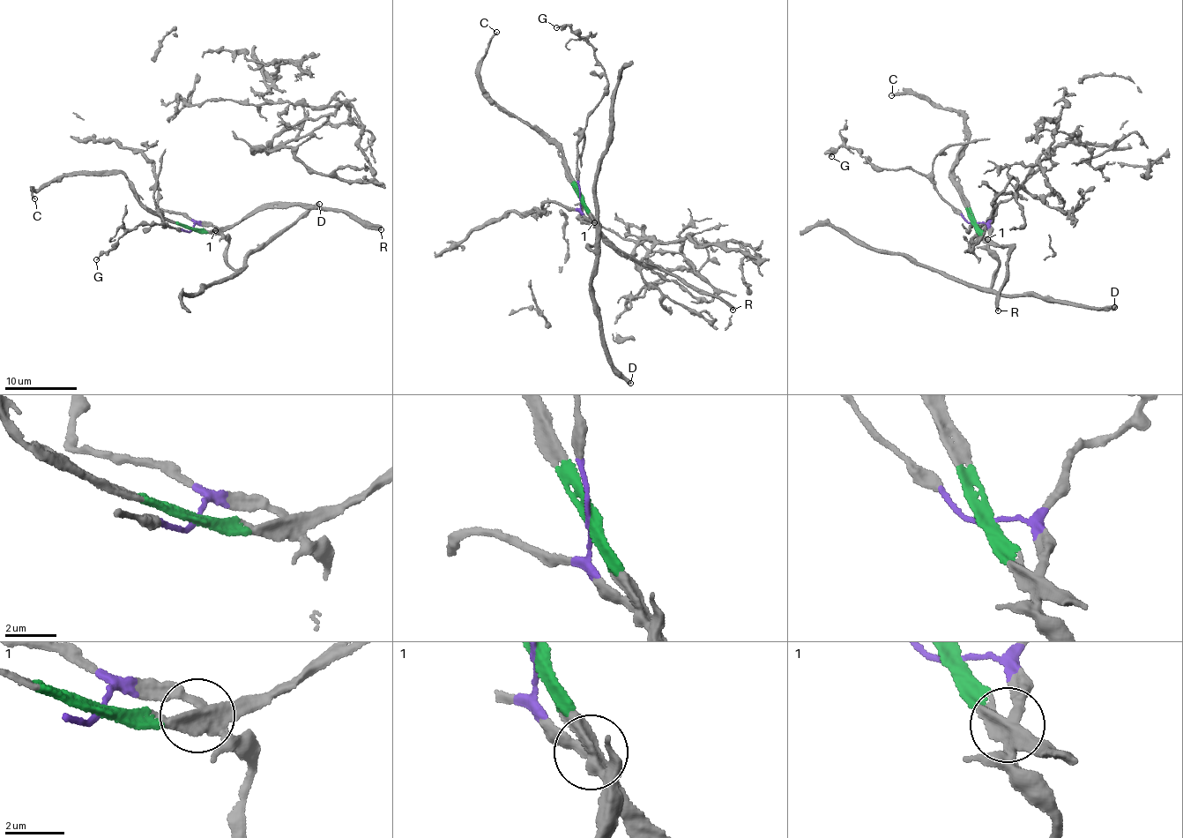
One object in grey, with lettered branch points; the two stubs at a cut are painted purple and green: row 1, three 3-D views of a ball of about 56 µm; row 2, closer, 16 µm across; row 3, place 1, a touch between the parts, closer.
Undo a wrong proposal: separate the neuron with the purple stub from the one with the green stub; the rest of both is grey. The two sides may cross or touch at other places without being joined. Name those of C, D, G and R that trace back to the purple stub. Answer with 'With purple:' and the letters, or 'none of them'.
With purple: D, G

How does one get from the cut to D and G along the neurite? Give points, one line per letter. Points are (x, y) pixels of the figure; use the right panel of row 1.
D: (973, 221), (985, 223), (990, 251), (998, 261), (991, 288), (995, 293), (1050, 298), (1105, 310), (1114, 307)
G: (973, 221), (953, 212), (931, 182), (906, 168), (884, 168), (842, 145), (828, 152), (831, 156)

